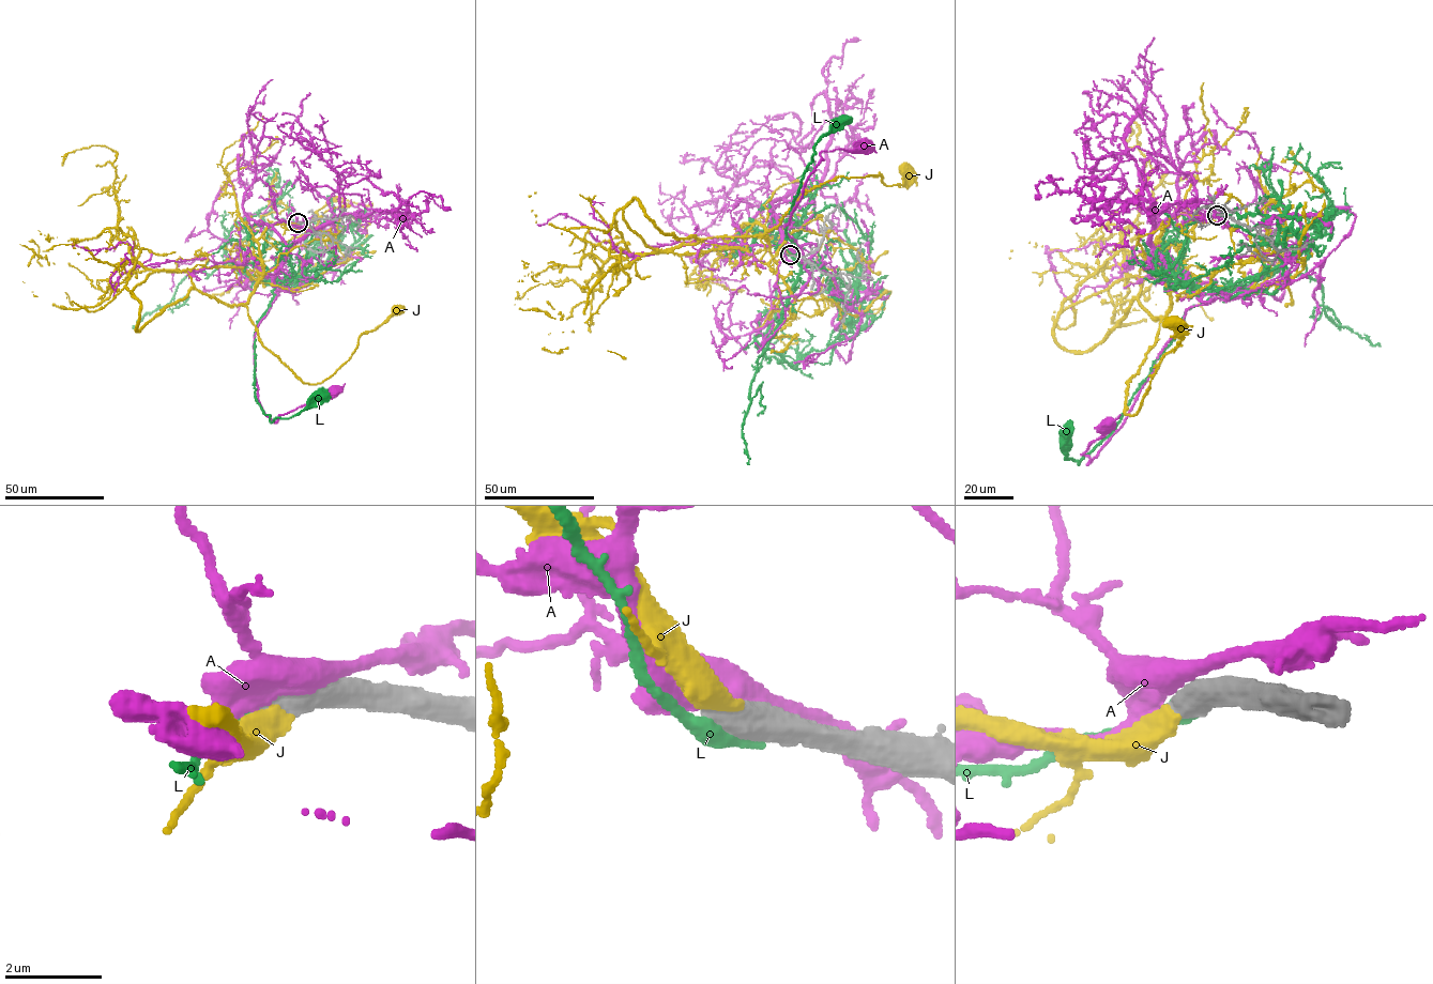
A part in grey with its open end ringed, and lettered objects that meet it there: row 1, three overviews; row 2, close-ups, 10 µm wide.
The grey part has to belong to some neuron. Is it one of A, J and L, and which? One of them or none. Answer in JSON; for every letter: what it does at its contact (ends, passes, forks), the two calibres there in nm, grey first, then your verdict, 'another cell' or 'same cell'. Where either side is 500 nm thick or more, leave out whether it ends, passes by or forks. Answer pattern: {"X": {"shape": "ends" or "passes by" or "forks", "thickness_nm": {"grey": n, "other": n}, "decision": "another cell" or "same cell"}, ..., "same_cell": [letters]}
{"A": {"thickness_nm": {"grey": 750, "other": 500}, "decision": "another cell"}, "J": {"thickness_nm": {"grey": 600, "other": 440}, "decision": "same cell"}, "L": {"thickness_nm": {"grey": 700, "other": 480}, "decision": "another cell"}, "same_cell": ["J"]}

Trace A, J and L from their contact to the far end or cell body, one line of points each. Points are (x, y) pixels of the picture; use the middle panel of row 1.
A: (791, 255), (755, 217), (768, 208), (788, 244), (814, 245), (804, 262), (784, 227), (820, 153), (867, 148)
J: (790, 255), (742, 227), (756, 223), (766, 239), (817, 185), (880, 174), (886, 185), (902, 185), (908, 173)
L: (791, 256), (781, 239), (803, 210), (798, 261), (786, 229), (814, 144), (843, 120)

